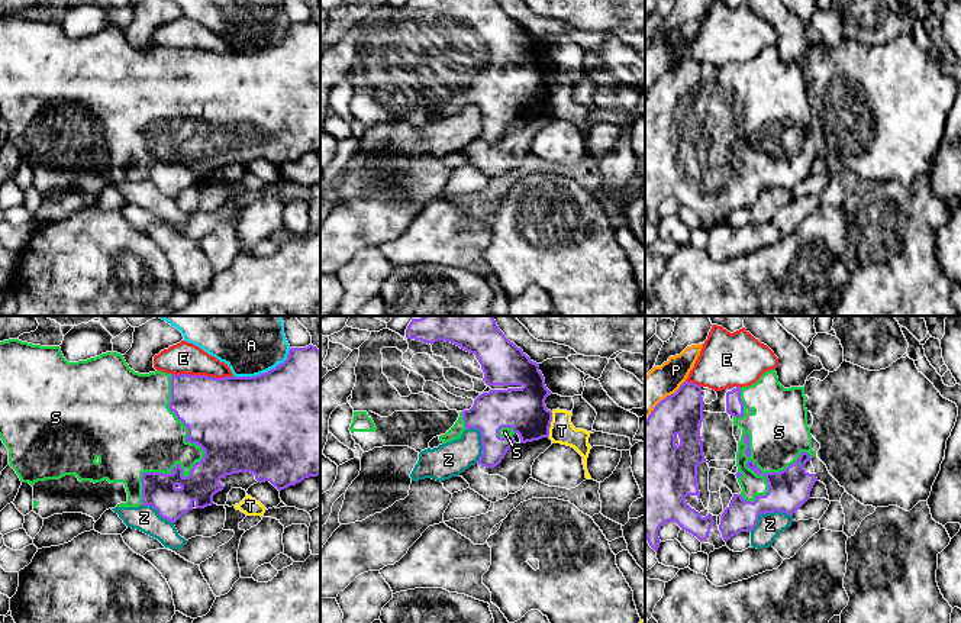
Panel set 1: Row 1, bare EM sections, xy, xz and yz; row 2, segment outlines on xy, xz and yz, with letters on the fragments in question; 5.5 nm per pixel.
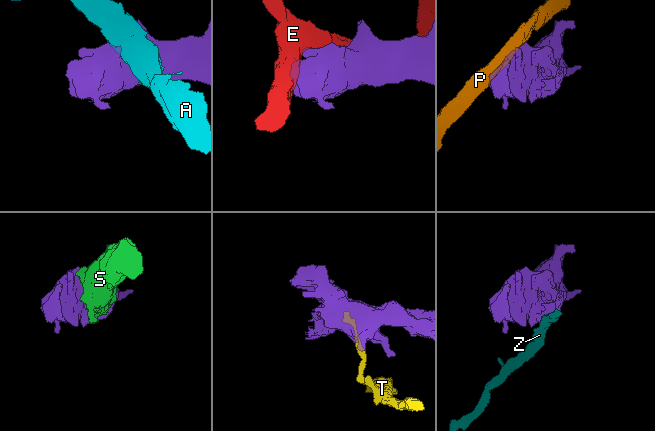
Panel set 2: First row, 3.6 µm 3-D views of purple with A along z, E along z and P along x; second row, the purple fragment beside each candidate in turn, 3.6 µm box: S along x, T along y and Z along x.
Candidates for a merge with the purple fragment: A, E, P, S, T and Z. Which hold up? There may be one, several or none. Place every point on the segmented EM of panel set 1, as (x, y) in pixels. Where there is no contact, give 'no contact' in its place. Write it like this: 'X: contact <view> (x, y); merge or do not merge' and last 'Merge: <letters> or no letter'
A: contact xy (264, 373); do not merge
E: contact xy (202, 375); do not merge
P: contact yz (664, 399); do not merge
S: contact xy (197, 462); merge
T: contact xz (550, 423); do not merge
Z: contact yz (767, 512); do not merge
Merge: S

